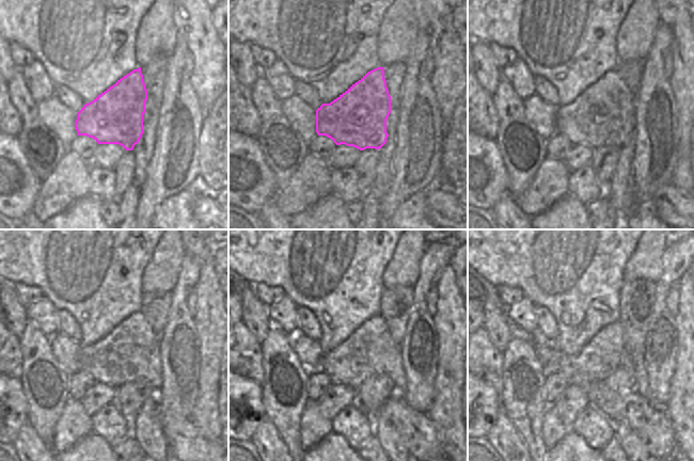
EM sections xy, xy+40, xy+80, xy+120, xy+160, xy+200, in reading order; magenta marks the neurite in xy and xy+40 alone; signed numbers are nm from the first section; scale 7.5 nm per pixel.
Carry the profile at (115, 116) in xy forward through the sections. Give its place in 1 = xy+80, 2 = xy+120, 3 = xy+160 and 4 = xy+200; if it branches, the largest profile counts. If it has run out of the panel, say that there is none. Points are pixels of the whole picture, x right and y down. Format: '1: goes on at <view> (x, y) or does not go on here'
1: goes on at xy+80 (603, 114)
2: goes on at xy+120 (129, 353)
3: goes on at xy+160 (369, 351)
4: goes on at xy+200 (604, 353)

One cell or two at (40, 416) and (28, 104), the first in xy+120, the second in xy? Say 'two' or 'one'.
one

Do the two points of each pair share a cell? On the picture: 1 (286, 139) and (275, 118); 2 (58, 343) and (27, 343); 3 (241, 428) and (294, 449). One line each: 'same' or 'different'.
1: same
2: different
3: different

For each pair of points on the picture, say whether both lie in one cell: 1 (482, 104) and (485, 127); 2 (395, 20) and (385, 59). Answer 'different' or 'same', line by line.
1: same
2: same

